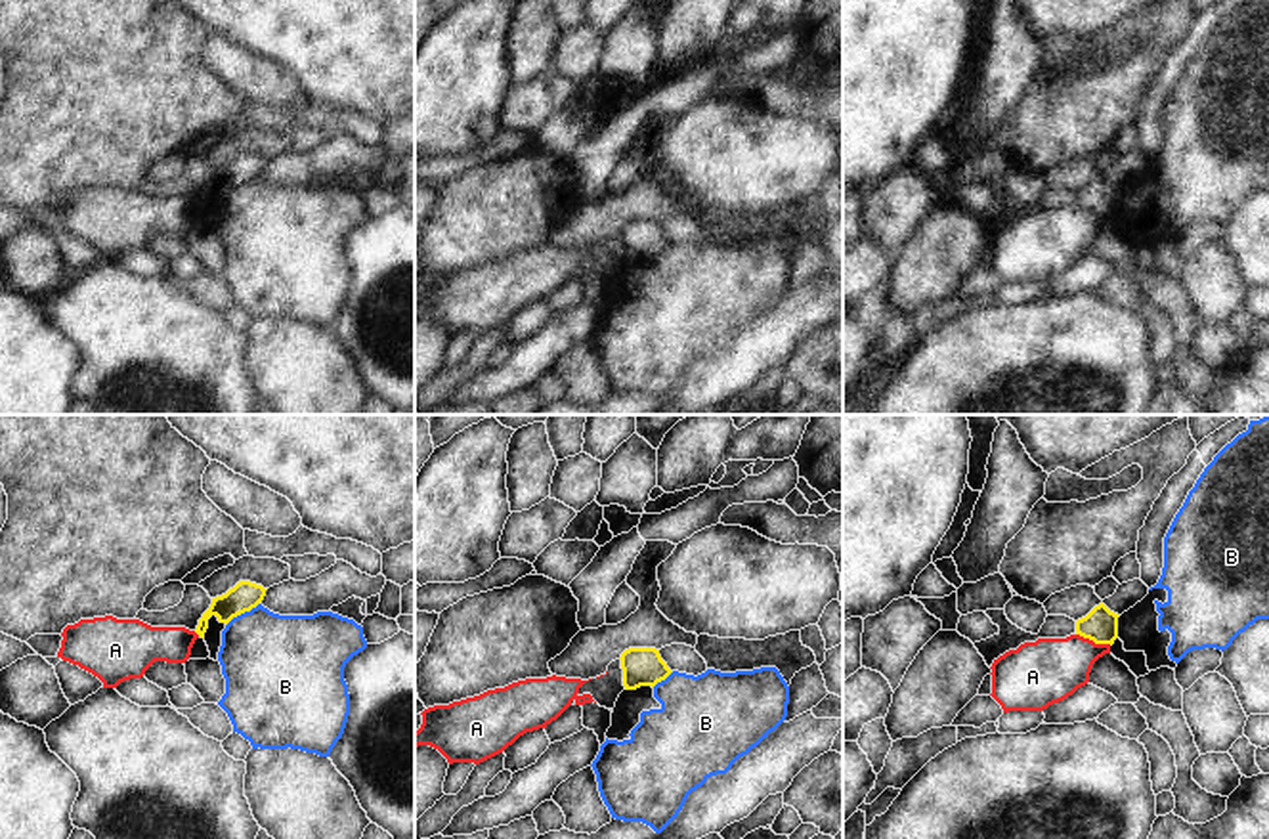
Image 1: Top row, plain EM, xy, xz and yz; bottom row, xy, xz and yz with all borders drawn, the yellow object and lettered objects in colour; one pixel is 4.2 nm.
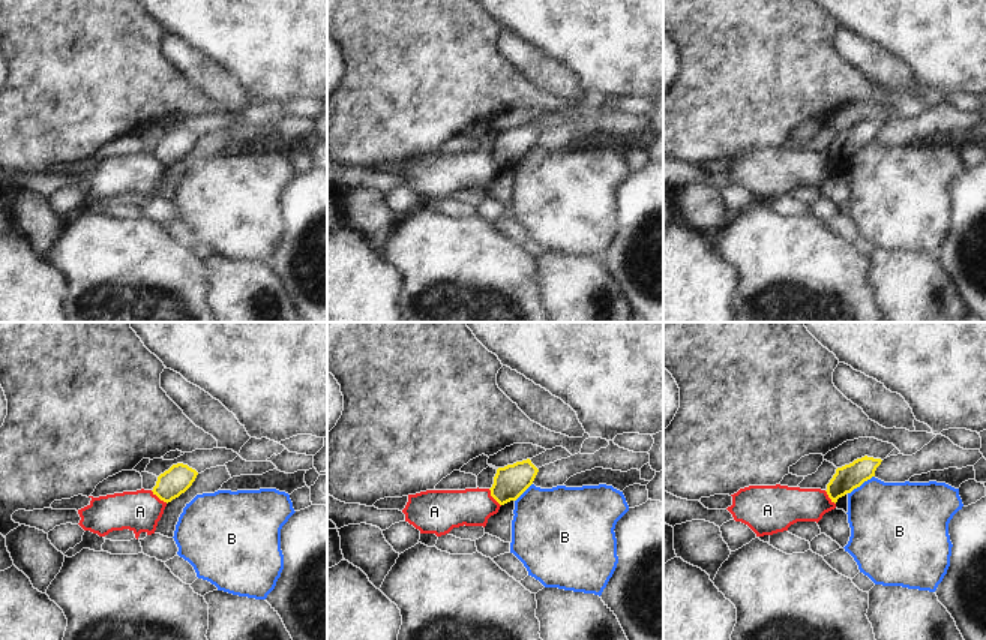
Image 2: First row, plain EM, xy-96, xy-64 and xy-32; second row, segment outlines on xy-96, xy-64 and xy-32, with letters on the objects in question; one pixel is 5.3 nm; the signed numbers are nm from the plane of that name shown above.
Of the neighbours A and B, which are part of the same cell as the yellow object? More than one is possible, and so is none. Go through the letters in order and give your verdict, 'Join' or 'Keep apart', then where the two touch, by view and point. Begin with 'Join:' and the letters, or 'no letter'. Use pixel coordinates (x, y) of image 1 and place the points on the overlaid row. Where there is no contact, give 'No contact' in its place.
Join: no letter
A: Keep apart. Touches yellow at yz (1094, 641)
B: Keep apart. Touches yellow at xy (241, 612).

